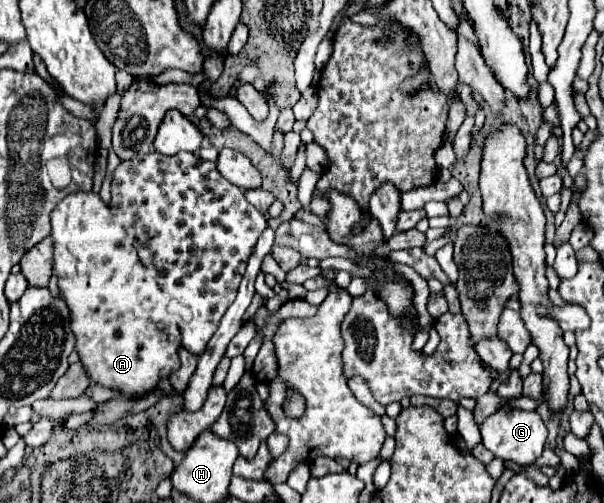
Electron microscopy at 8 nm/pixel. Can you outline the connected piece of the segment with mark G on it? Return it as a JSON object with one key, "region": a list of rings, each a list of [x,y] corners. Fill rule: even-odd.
{"region":[[[500,409],[494,415],[490,415],[482,425],[482,443],[488,451],[494,453],[494,457],[512,461],[518,467],[528,467],[536,463],[536,459],[544,451],[544,443],[548,437],[548,431],[536,411],[520,411],[520,409]]]}

